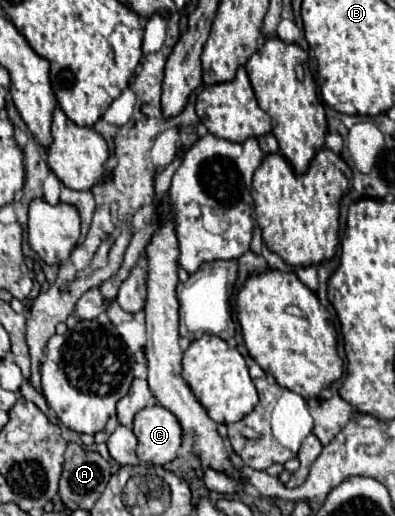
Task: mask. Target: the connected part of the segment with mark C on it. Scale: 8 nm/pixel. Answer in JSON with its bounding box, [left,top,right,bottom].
[133,405,181,463]

